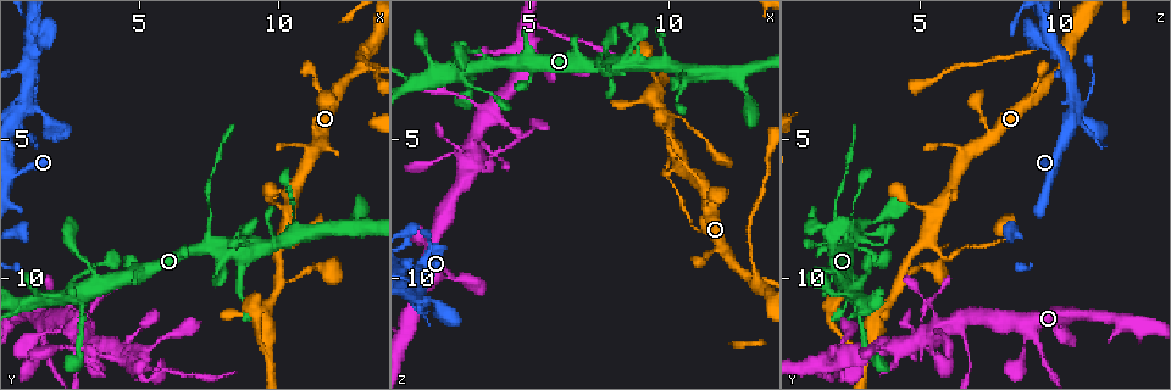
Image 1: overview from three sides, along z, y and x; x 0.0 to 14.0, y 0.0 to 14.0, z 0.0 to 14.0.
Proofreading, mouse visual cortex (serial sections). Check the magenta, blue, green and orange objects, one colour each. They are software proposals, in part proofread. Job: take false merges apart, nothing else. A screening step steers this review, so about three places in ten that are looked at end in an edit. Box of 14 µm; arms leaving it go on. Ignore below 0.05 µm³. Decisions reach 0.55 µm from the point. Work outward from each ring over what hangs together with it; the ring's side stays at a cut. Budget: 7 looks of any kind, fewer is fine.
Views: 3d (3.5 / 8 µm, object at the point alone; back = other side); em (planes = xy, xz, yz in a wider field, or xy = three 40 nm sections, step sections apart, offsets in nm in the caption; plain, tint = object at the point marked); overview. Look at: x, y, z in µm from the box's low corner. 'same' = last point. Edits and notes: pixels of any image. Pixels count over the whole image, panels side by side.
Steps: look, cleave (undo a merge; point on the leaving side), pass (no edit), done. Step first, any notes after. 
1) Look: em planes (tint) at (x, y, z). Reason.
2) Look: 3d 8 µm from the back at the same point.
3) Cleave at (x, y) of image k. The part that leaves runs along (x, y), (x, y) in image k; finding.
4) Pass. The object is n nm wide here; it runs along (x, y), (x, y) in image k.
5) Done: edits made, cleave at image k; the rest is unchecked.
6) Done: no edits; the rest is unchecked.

Look: 3d 8 µm at (10.0, 10.1, 4.3). A fork.

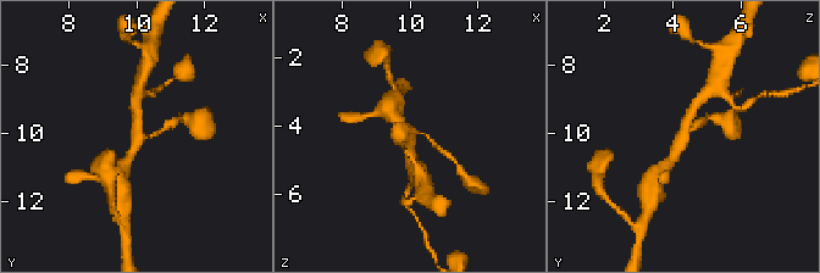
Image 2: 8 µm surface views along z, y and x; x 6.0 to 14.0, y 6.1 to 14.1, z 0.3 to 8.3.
Look: 3d 3.5 µm at (10.0, 10.1, 4.3).

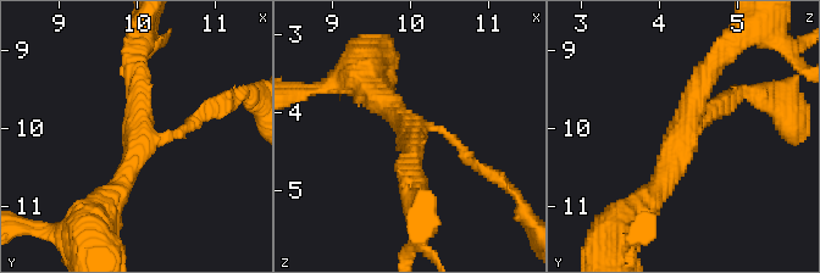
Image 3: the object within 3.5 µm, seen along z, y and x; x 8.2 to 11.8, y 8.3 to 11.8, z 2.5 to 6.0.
Look: em xy step 1 (tint) at (10.05, 10.10, 4.25). 3 arms meet here; the arms are 100, 300, 300 nm wide.

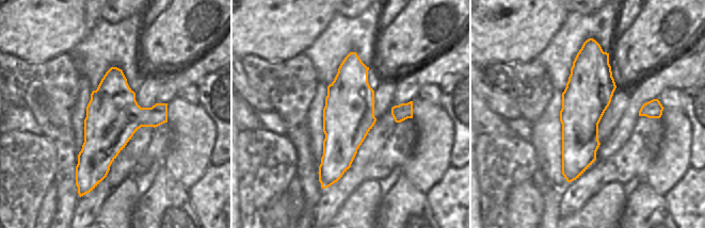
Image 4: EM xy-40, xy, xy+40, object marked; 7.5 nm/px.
Pass. It runs along (714, 61), (668, 173), (646, 200) in image 3; all the same cell.

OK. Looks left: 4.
Look: 3d 3.5 µm at (9.9, 9.3, 6.0). Sharp bend.

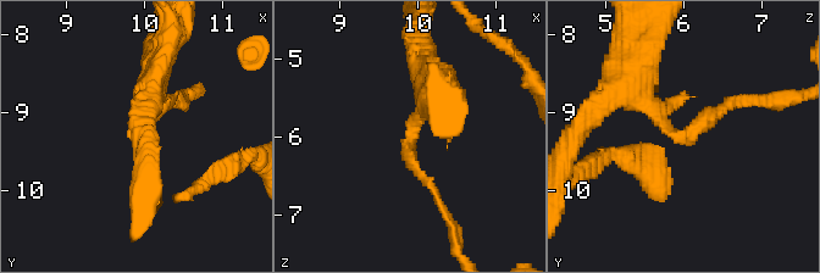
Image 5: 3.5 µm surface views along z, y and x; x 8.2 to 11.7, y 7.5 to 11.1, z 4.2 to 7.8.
Look: em xy step 2 (tint) at (9.95, 9.30, 5.95). Shape alone is not enough.

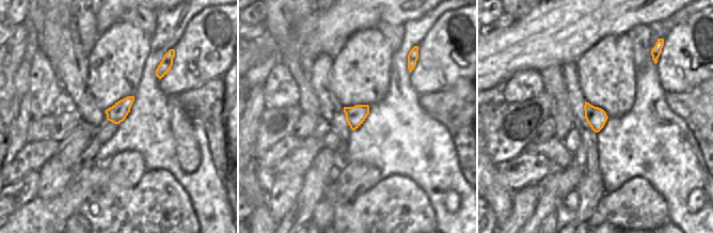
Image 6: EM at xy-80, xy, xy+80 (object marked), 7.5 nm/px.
Look: em xy step 5 (tint) at the same point.

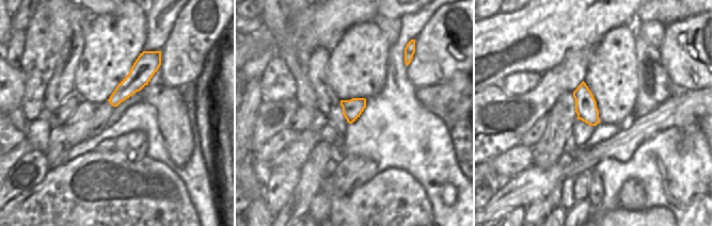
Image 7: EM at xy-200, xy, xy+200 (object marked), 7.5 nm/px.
Pass. It runs along (156, 60), (112, 101) in image 7; continuous, no second cell.

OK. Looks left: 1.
Look: 3d 3.5 µm at (9.6, 12.7, 3.0). Three-way junction.

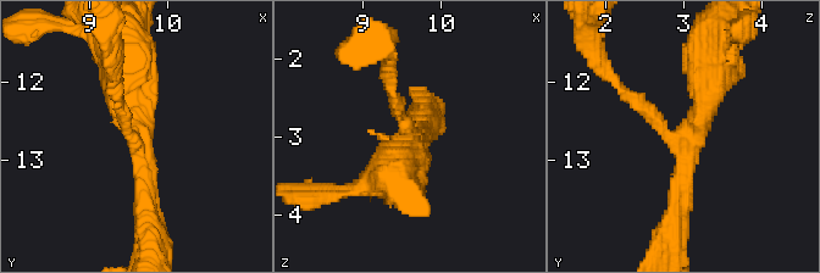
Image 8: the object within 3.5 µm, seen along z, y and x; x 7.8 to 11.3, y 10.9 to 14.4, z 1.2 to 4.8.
Pass. It runs along (400, 166), (408, 134), (389, 82) in image 8; continuous, no second cell.

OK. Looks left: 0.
Done: no edits; the rest is unchecked.

